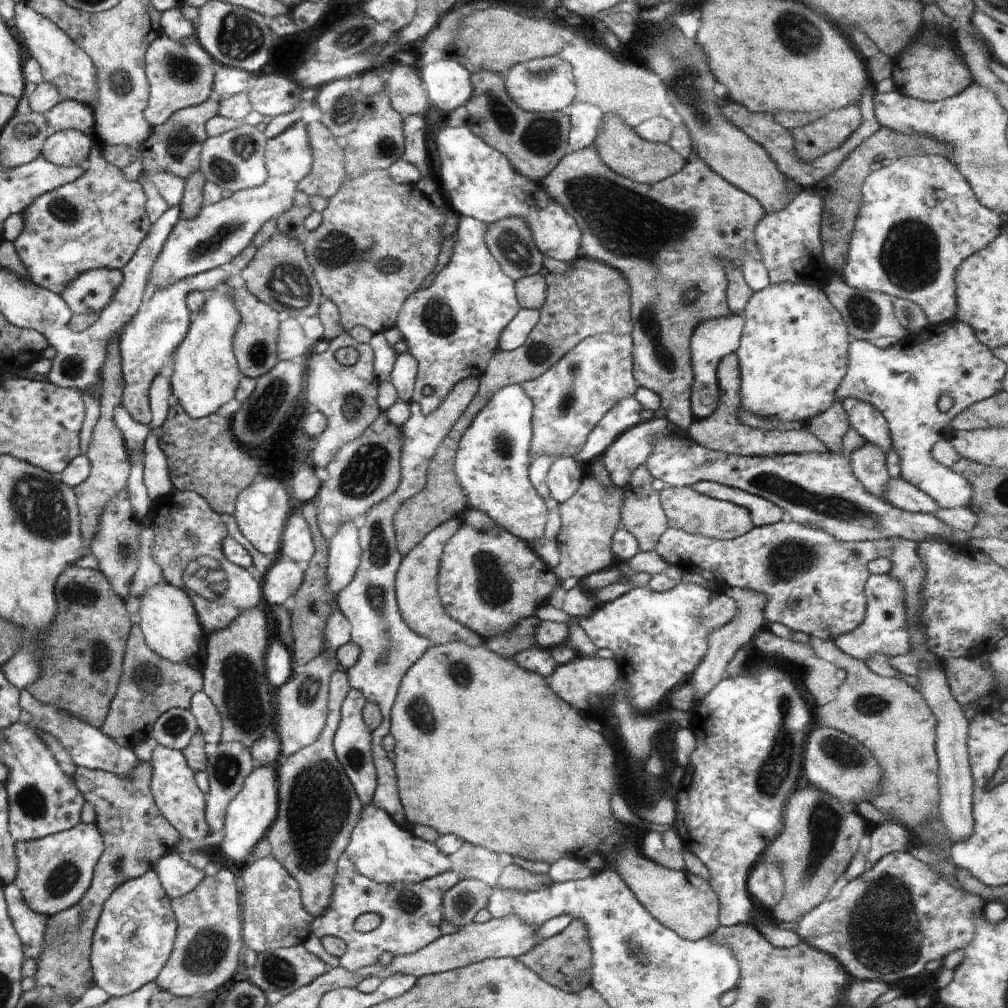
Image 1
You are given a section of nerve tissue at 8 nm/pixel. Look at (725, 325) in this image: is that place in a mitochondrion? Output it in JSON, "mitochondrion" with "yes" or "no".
{"mitochondrion":"no"}

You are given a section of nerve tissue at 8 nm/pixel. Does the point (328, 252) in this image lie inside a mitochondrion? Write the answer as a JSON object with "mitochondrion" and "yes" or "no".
{"mitochondrion":"yes"}

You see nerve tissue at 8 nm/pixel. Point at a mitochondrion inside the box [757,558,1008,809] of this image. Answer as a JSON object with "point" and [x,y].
{"point":[836,749]}

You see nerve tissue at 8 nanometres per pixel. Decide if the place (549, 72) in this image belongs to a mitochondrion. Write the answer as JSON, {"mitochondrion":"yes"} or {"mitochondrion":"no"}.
{"mitochondrion":"yes"}

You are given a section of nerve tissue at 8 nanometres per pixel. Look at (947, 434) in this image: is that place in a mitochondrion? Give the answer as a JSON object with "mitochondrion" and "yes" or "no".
{"mitochondrion":"no"}

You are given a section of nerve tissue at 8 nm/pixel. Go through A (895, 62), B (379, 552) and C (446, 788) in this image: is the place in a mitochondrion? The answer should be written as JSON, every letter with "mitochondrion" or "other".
{"A":"other","B":"mitochondrion","C":"other"}

